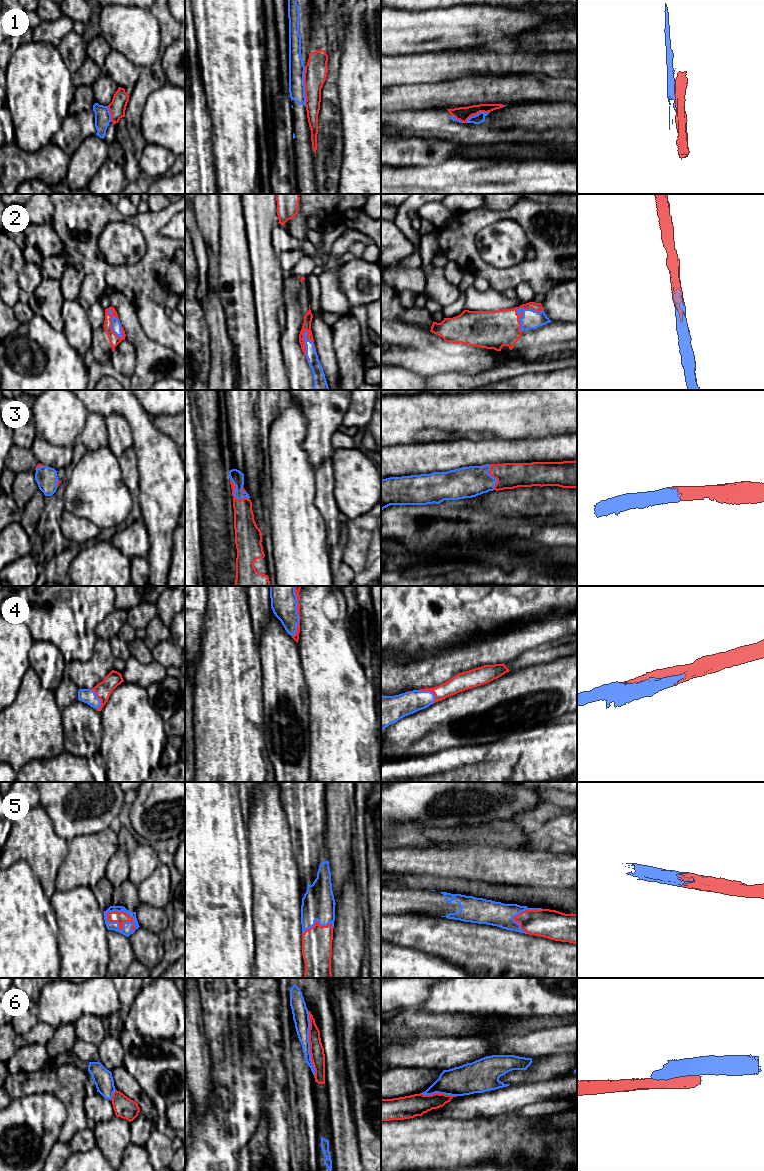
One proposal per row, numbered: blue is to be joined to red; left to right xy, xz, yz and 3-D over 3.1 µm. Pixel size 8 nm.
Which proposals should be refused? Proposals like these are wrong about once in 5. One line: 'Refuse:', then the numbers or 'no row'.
Refuse: 1, 6

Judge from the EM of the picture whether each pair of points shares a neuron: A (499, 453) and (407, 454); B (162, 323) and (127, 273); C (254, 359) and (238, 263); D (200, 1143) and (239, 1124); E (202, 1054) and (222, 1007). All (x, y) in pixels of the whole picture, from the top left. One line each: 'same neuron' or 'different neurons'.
A: same neuron
B: same neuron
C: same neuron
D: same neuron
E: different neurons

